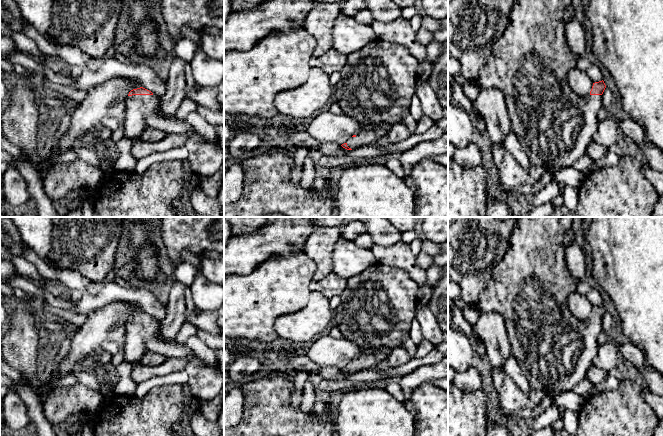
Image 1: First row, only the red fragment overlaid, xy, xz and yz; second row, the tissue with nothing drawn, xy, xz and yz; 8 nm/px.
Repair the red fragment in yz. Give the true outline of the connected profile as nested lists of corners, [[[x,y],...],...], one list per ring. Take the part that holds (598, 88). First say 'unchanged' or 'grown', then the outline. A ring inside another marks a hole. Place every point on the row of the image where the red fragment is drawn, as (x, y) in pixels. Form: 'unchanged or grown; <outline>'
grown; [[[515,0],[509,25],[495,41],[476,80],[481,87],[498,88],[504,93],[511,131],[518,137],[531,165],[542,166],[545,170],[573,166],[586,153],[598,129],[597,113],[602,107],[602,94],[606,88],[603,80],[595,82],[589,95],[579,97],[569,87],[568,72],[579,58],[570,48],[563,21],[563,12],[570,4],[572,0]]]

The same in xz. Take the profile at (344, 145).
grown; [[[378,39],[347,56],[347,63],[340,71],[341,78],[334,88],[333,96],[343,114],[363,124],[365,129],[350,137],[341,145],[343,148],[352,150],[376,141],[388,132],[381,127],[383,123],[391,126],[403,123],[405,112],[415,95],[418,65],[418,59],[404,46]]]

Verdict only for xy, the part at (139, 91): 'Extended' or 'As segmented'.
Extended

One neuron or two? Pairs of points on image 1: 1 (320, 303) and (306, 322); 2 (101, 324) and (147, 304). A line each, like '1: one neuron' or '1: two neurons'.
1: one neuron
2: two neurons

